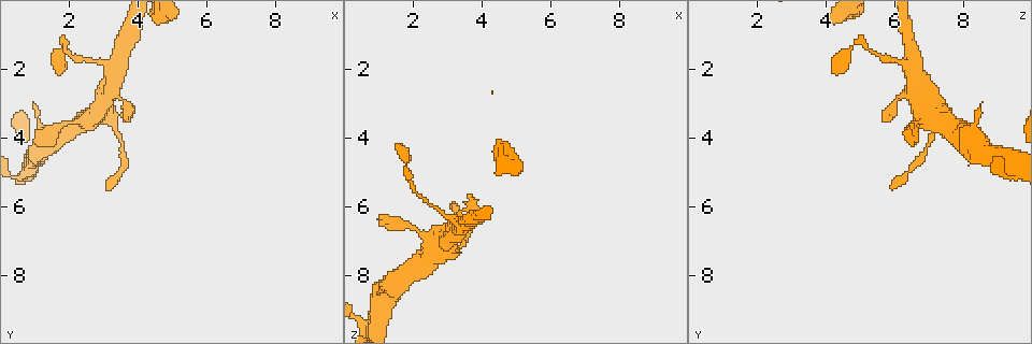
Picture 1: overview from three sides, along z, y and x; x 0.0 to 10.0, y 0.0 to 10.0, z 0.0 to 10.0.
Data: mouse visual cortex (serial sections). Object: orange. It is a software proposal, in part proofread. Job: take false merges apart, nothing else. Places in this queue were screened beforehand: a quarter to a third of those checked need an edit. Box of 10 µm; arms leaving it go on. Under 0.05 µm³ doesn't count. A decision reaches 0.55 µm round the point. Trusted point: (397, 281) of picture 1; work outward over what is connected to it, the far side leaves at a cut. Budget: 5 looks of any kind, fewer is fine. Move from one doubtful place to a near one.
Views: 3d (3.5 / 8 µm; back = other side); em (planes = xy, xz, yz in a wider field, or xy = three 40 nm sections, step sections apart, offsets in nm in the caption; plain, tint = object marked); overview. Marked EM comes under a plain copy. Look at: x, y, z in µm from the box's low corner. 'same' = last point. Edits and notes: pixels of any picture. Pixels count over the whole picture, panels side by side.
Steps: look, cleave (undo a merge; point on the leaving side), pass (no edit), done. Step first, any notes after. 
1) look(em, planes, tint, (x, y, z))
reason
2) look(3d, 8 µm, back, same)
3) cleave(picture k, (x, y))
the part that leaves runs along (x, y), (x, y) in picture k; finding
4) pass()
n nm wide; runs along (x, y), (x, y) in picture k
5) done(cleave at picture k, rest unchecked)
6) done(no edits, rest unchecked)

look(3d, 8 µm, (1.00, 4.65, 9.40))
abrupt turn

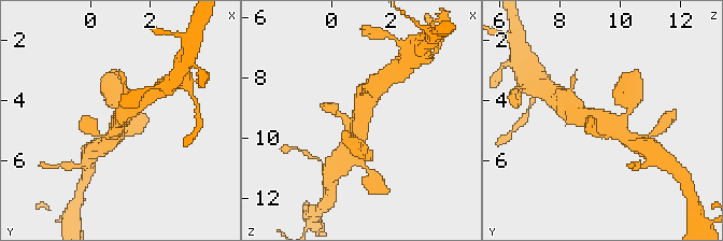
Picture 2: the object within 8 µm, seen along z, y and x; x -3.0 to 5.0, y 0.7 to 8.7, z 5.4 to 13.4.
look(3d, 3.5 µm, same)
zoom in

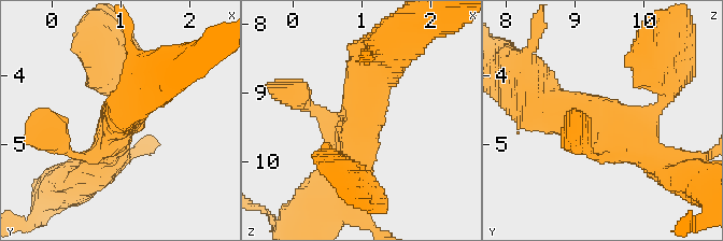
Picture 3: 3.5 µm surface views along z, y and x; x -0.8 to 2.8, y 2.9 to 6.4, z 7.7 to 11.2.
look(em, xy, step 5, tint, (1.05, 4.60, 9.40))

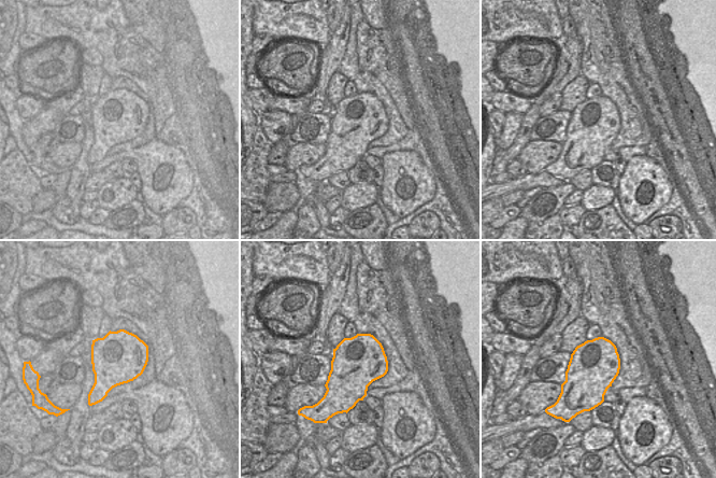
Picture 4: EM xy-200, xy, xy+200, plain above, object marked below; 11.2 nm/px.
pass()
runs along (136, 99), (96, 155), (72, 155) in picture 3; one cell here

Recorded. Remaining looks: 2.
look(3d, 3.5 µm, (1.85, 1.40, 4.80))
thin neck

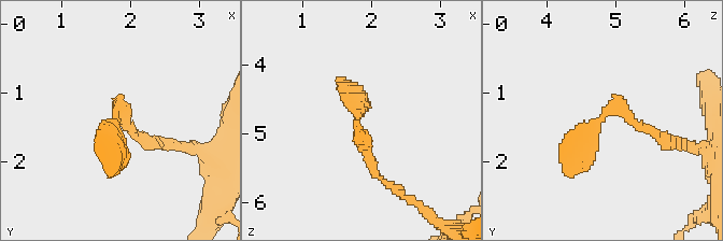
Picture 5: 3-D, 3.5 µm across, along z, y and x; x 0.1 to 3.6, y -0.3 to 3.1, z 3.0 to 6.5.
pass()
runs along (653, 131), (609, 108), (570, 178) in picture 5; all the same cell

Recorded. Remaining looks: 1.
done(no edits, rest unchecked)

